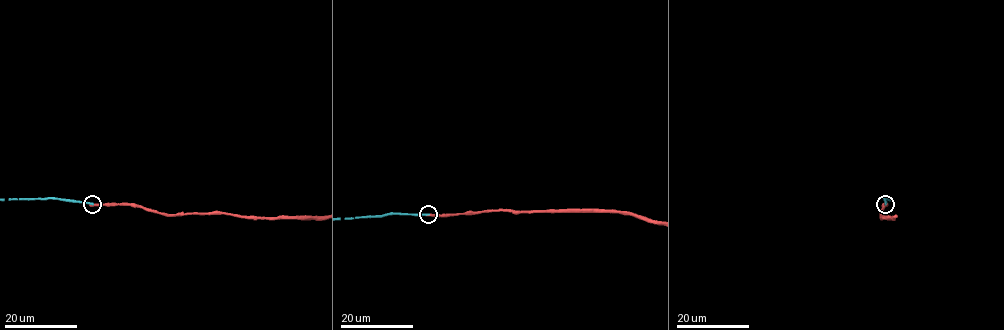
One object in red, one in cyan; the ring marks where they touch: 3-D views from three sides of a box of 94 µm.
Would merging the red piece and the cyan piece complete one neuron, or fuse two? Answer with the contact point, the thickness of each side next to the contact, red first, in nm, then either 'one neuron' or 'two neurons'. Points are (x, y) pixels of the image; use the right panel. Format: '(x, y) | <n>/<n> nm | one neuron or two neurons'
(885, 204) | 320/280 nm | two neurons

